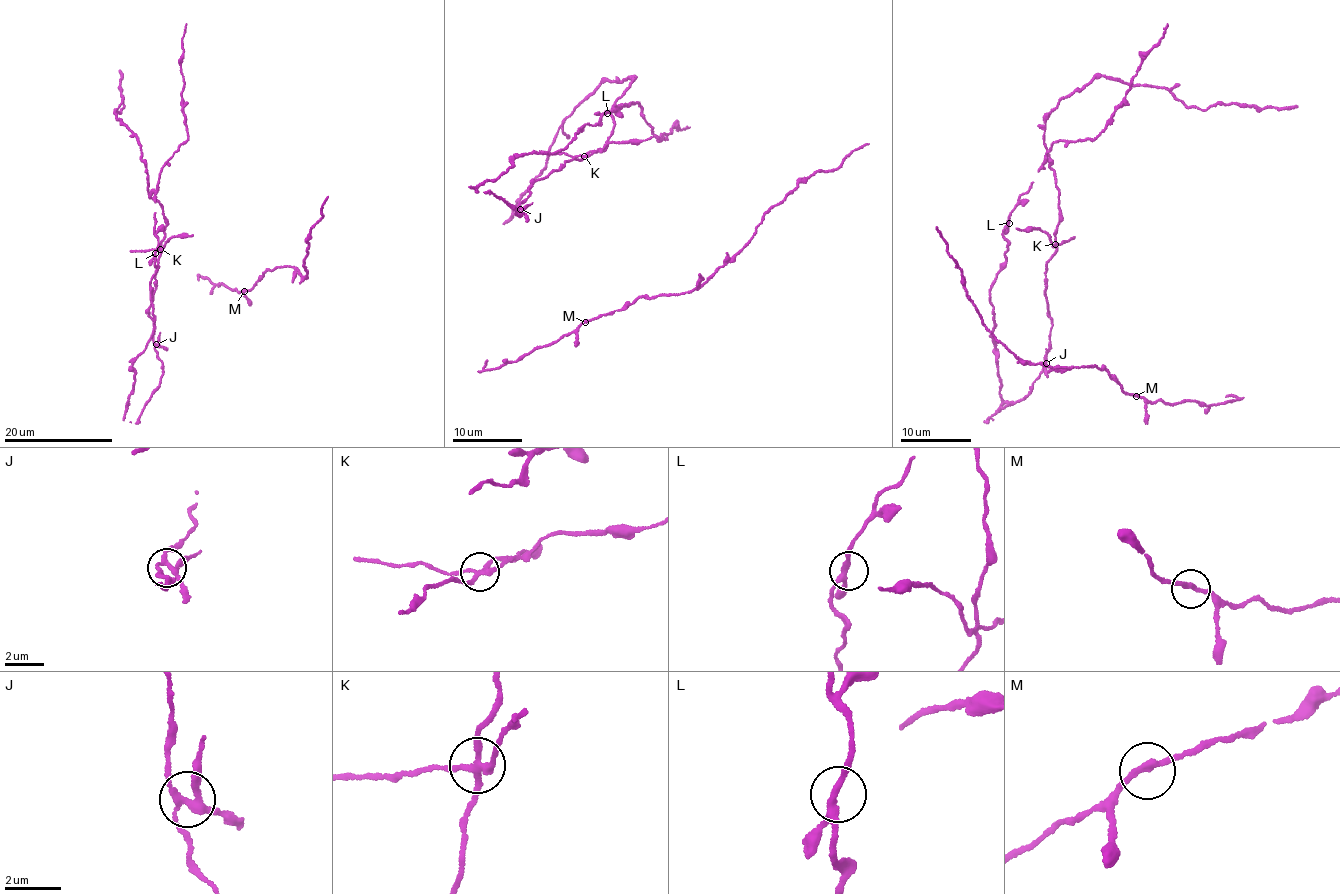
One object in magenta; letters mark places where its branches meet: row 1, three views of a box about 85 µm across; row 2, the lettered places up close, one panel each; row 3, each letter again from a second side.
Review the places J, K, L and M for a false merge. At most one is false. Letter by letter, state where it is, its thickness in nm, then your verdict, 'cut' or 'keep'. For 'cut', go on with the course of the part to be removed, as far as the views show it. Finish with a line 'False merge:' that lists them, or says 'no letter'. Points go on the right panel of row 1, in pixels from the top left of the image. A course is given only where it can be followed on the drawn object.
J: place (1046, 363); calibre 240 nm; keep
K: place (1055, 244); calibre 220 nm; cut; course (1056, 245), (1052, 244), (1049, 235), (1037, 229), (1029, 232), (1015, 228)
L: place (1009, 223); calibre 220 nm; keep
M: place (1136, 396); calibre 240 nm; keep
False merge: K

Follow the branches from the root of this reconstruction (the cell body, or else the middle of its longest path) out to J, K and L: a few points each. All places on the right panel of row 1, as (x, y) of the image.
J: (1050, 339), (1050, 348), (1045, 356), (1046, 363)
K: (1050, 339), (1051, 318), (1045, 296), (1045, 268), (1046, 260), (1056, 252), (1056, 245)
L: (1050, 339), (1030, 392), (987, 421), (1001, 404), (1002, 385), (990, 335), (989, 288), (1005, 260), (1009, 223)

